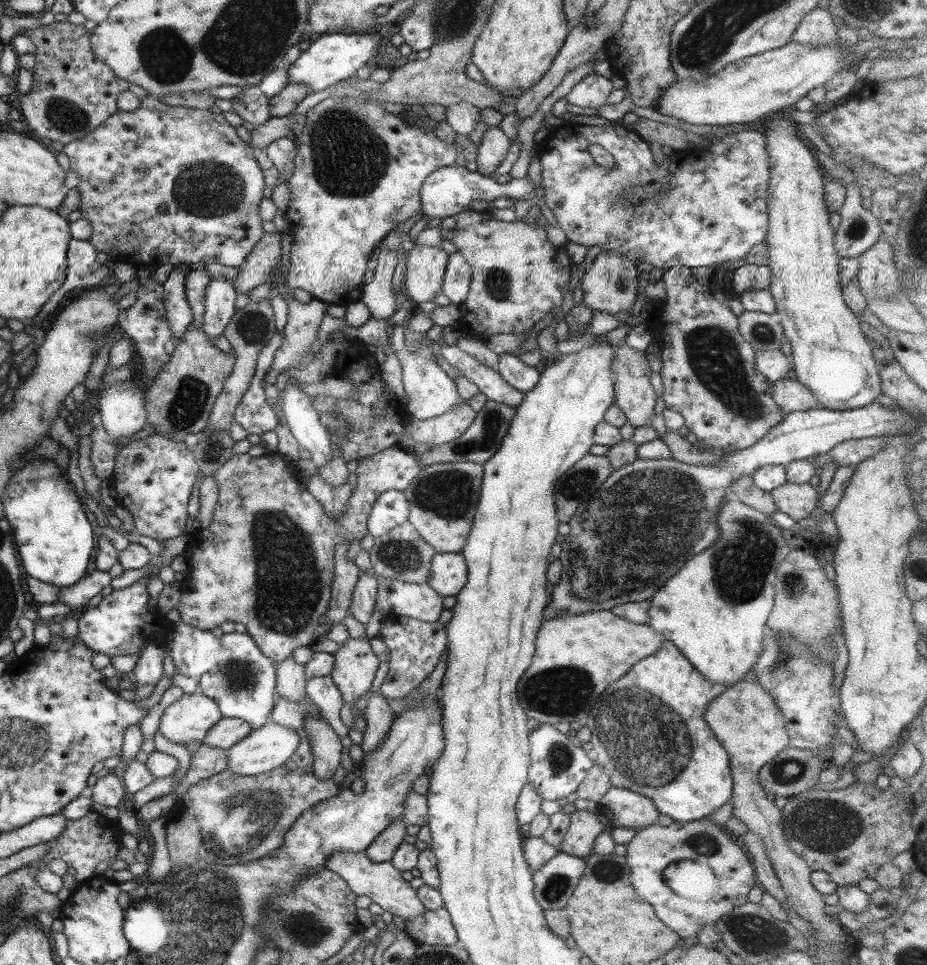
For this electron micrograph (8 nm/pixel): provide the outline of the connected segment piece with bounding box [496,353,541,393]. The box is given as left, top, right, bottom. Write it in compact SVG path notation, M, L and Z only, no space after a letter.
M512 353L499 356L499 364L496 370L508 384L513 385L516 390L523 393L533 389L541 375L536 367L526 365Z

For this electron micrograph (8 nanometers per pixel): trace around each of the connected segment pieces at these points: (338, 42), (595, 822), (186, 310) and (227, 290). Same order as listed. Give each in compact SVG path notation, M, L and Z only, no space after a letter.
M360 31L353 34L338 33L322 36L320 40L313 42L306 52L302 52L293 65L287 68L290 83L308 85L312 94L319 90L326 90L346 78L353 78L358 70L378 56L382 40L382 36L378 33L370 35L361 34Z
M576 810L570 821L570 828L558 849L562 853L587 858L593 852L596 839L608 826L585 810Z
M178 264L163 284L163 301L167 310L167 321L176 344L193 322L193 310L186 296L186 277L192 272L185 264Z
M211 279L205 296L205 315L202 329L206 337L215 339L224 334L232 317L236 314L236 290L226 279Z

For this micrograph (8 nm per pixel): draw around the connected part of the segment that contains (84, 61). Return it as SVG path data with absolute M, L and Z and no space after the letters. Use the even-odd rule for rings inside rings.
M68 20L54 21L26 33L33 41L36 64L33 79L36 84L27 94L20 95L22 114L36 135L68 144L96 130L109 116L118 112L120 93L129 90L130 82L118 78L93 51L91 31L84 25Z

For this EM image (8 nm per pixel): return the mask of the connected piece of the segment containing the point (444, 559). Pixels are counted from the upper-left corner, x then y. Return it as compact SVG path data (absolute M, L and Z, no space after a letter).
M436 553L433 556L428 584L445 596L457 596L468 578L468 567L462 553Z

